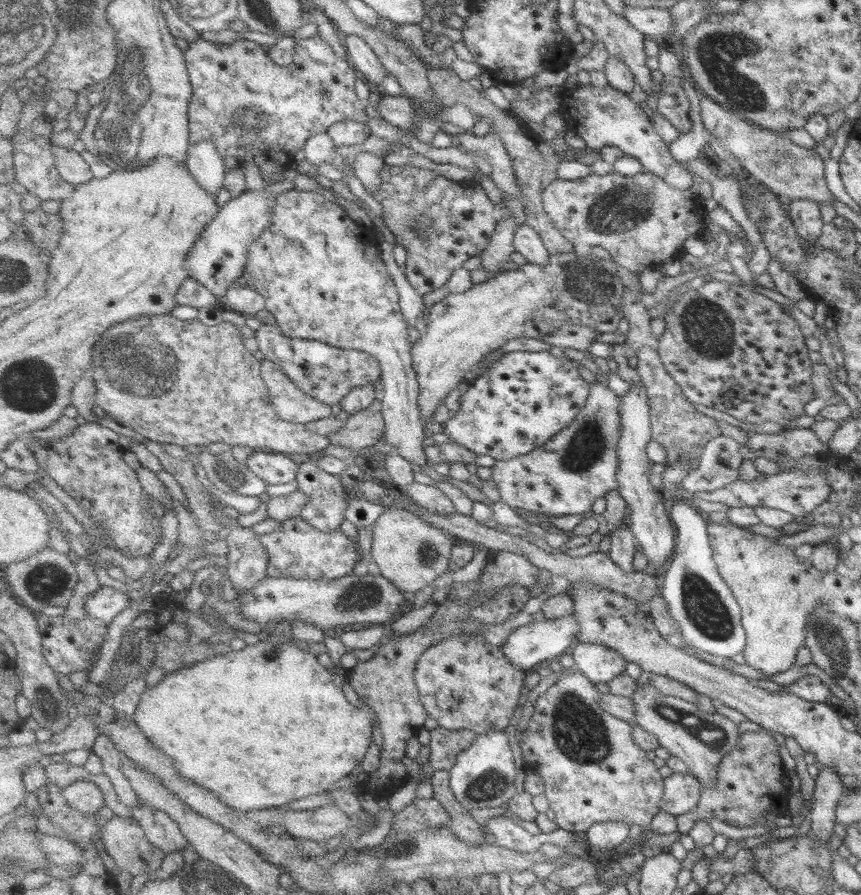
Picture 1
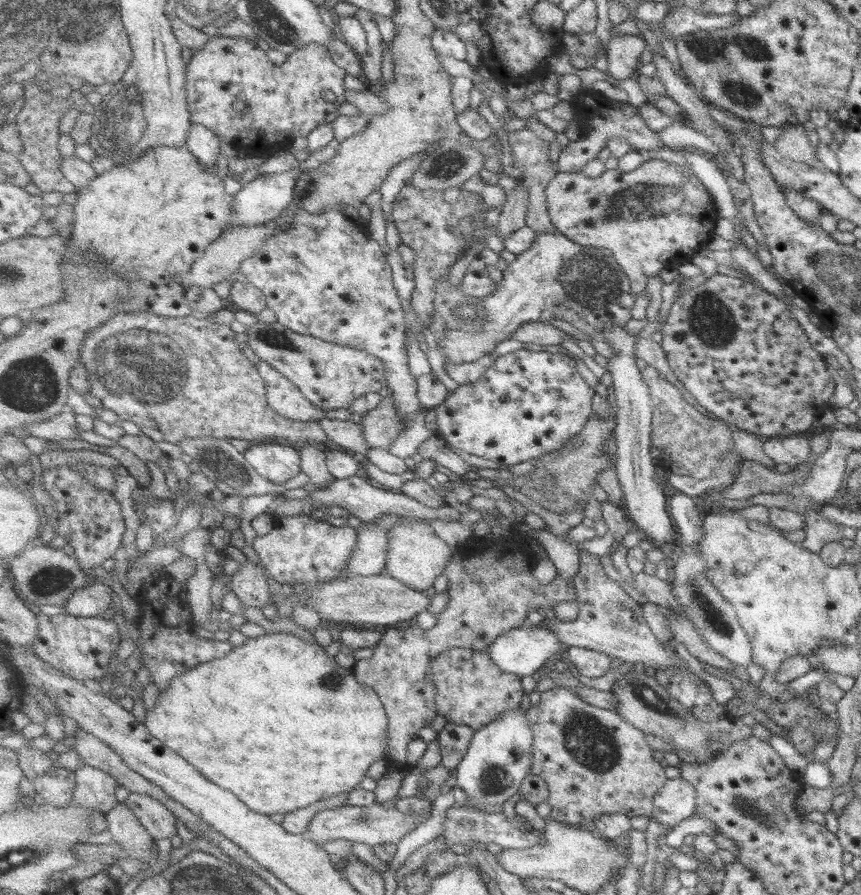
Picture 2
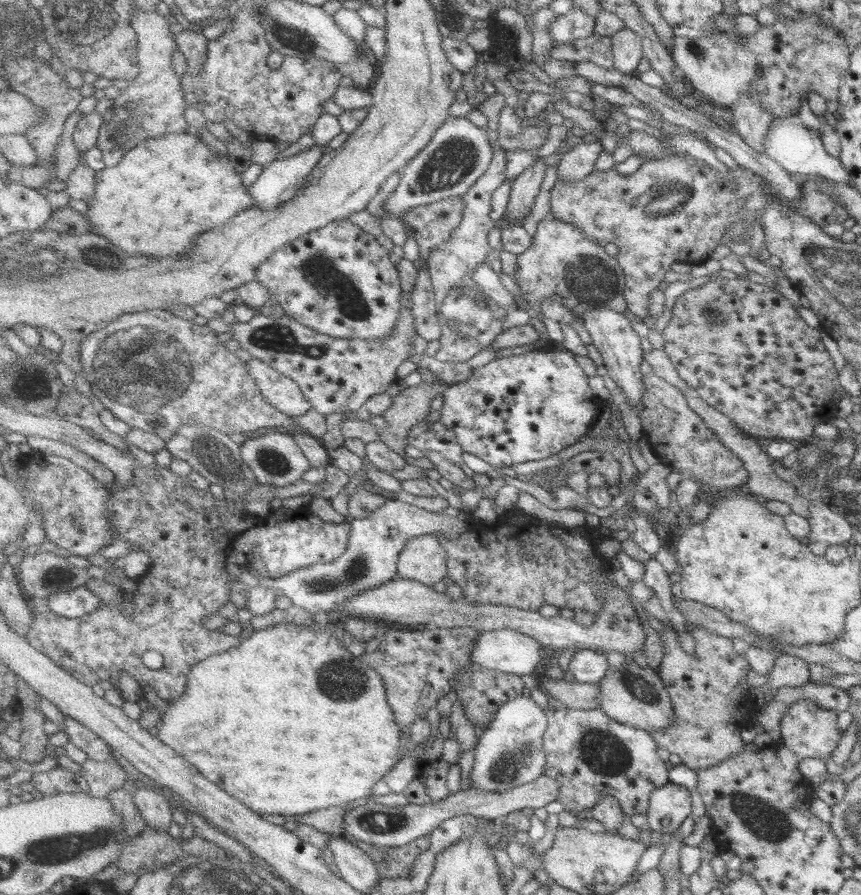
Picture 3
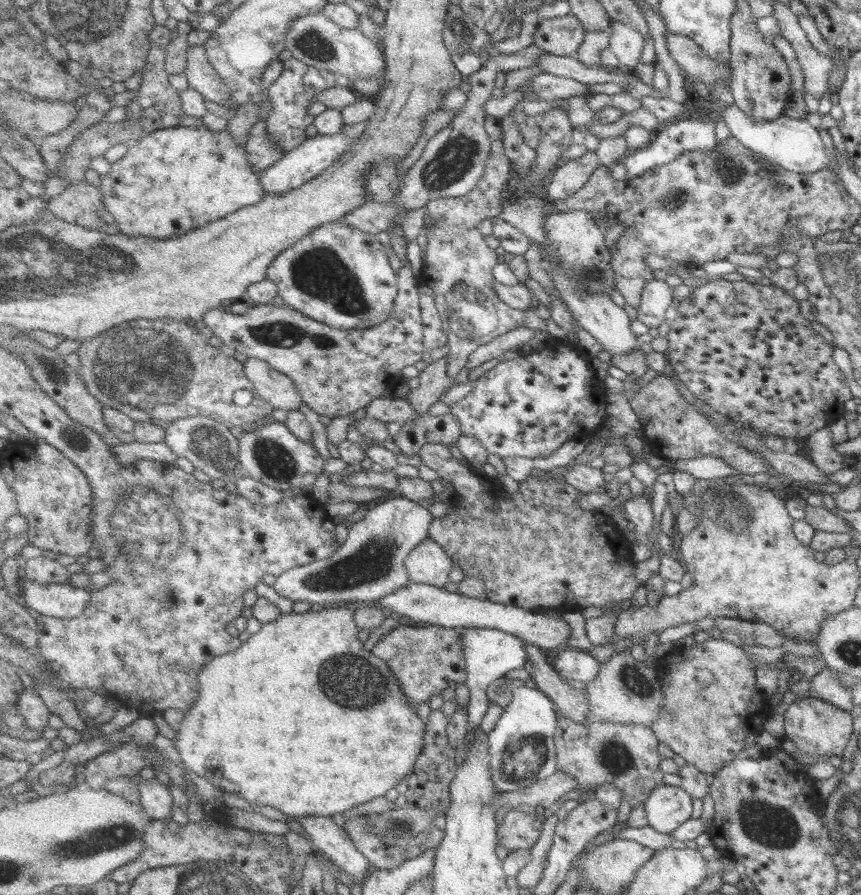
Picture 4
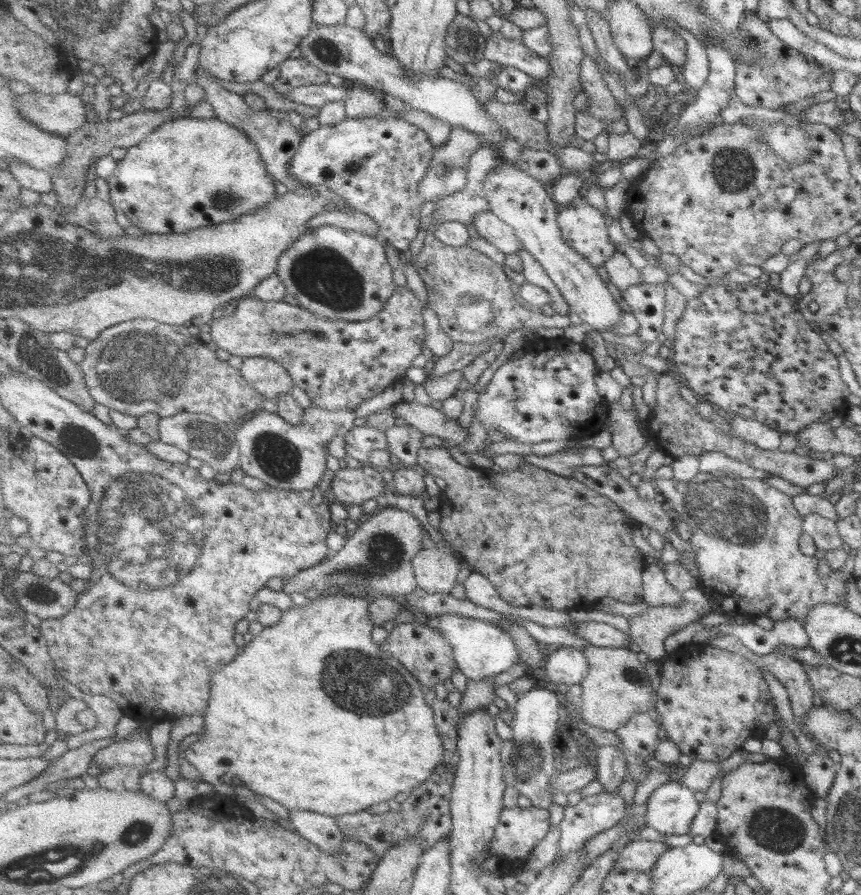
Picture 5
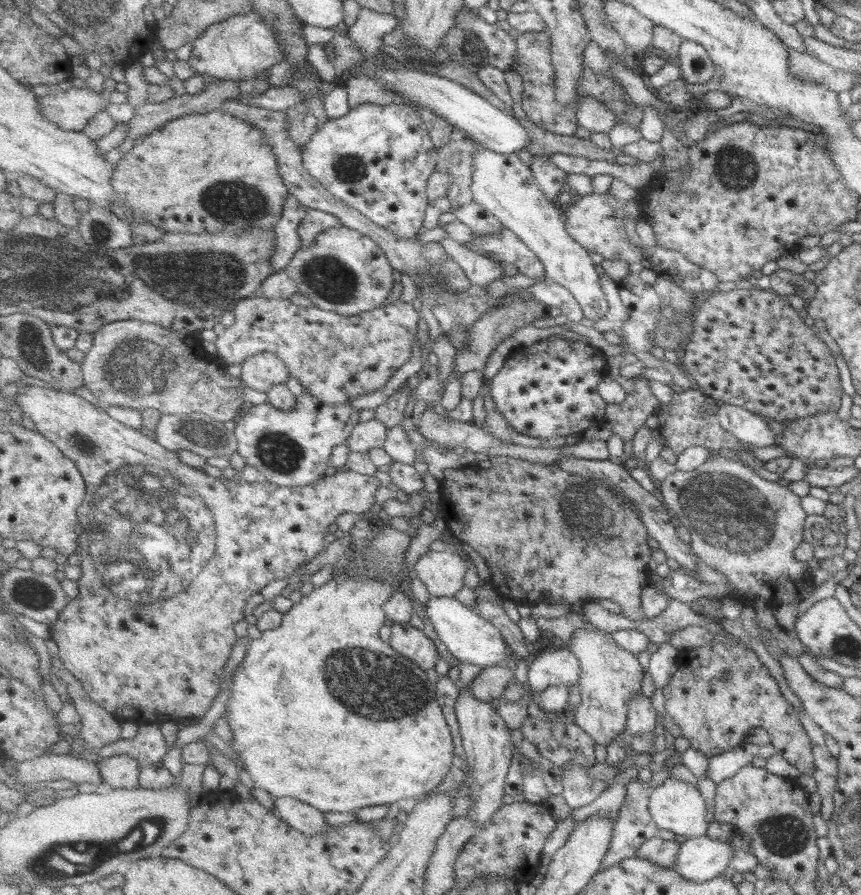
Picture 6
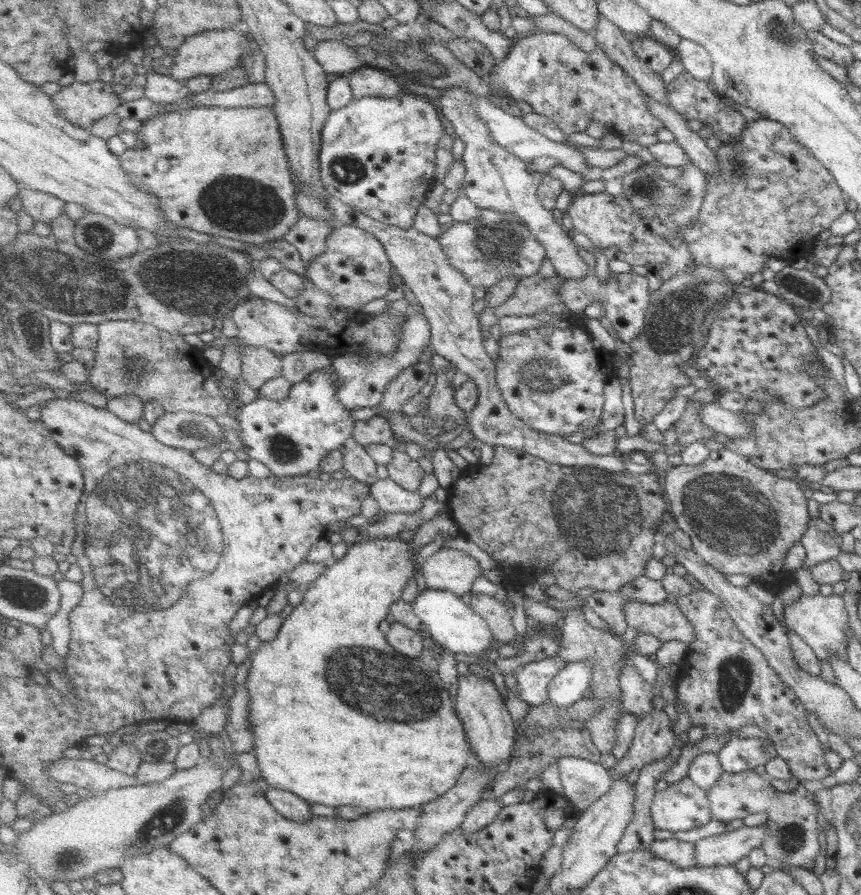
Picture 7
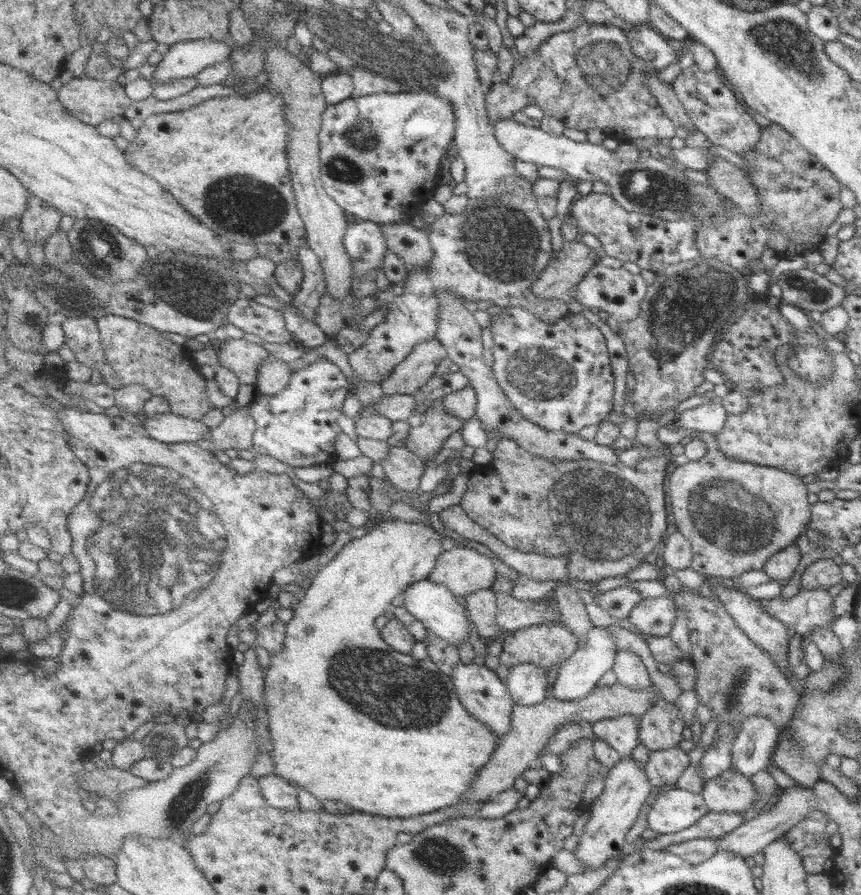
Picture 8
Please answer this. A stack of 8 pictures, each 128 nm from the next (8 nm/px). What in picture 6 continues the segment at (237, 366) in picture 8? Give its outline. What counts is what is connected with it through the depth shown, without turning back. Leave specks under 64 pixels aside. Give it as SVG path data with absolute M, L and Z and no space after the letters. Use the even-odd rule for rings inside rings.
M273 352L256 353L242 366L242 378L248 387L266 394L291 377L288 363Z

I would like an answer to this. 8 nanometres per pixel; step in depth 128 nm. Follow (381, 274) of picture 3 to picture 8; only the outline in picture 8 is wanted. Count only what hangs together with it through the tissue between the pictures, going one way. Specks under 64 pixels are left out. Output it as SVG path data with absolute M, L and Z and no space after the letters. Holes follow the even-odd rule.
M363 220L349 225L345 246L354 263L353 278L356 280L366 279L366 276L372 273L376 276L376 272L386 264L384 258L386 258L386 252L389 250L389 242L385 232L377 222Z

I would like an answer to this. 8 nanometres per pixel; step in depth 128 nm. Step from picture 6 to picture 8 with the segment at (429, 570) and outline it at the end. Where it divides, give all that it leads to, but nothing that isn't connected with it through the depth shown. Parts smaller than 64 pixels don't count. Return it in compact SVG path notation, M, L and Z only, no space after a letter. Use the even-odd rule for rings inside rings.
M456 546L442 553L432 582L441 583L458 597L492 589L500 576L494 562L482 552L467 546Z

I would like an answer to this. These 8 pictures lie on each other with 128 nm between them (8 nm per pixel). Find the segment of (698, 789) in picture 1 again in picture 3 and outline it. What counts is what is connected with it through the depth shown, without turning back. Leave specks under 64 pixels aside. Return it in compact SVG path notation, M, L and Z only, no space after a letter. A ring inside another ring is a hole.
M670 781L653 792L652 808L647 815L653 830L676 833L693 816L693 791L688 786Z

